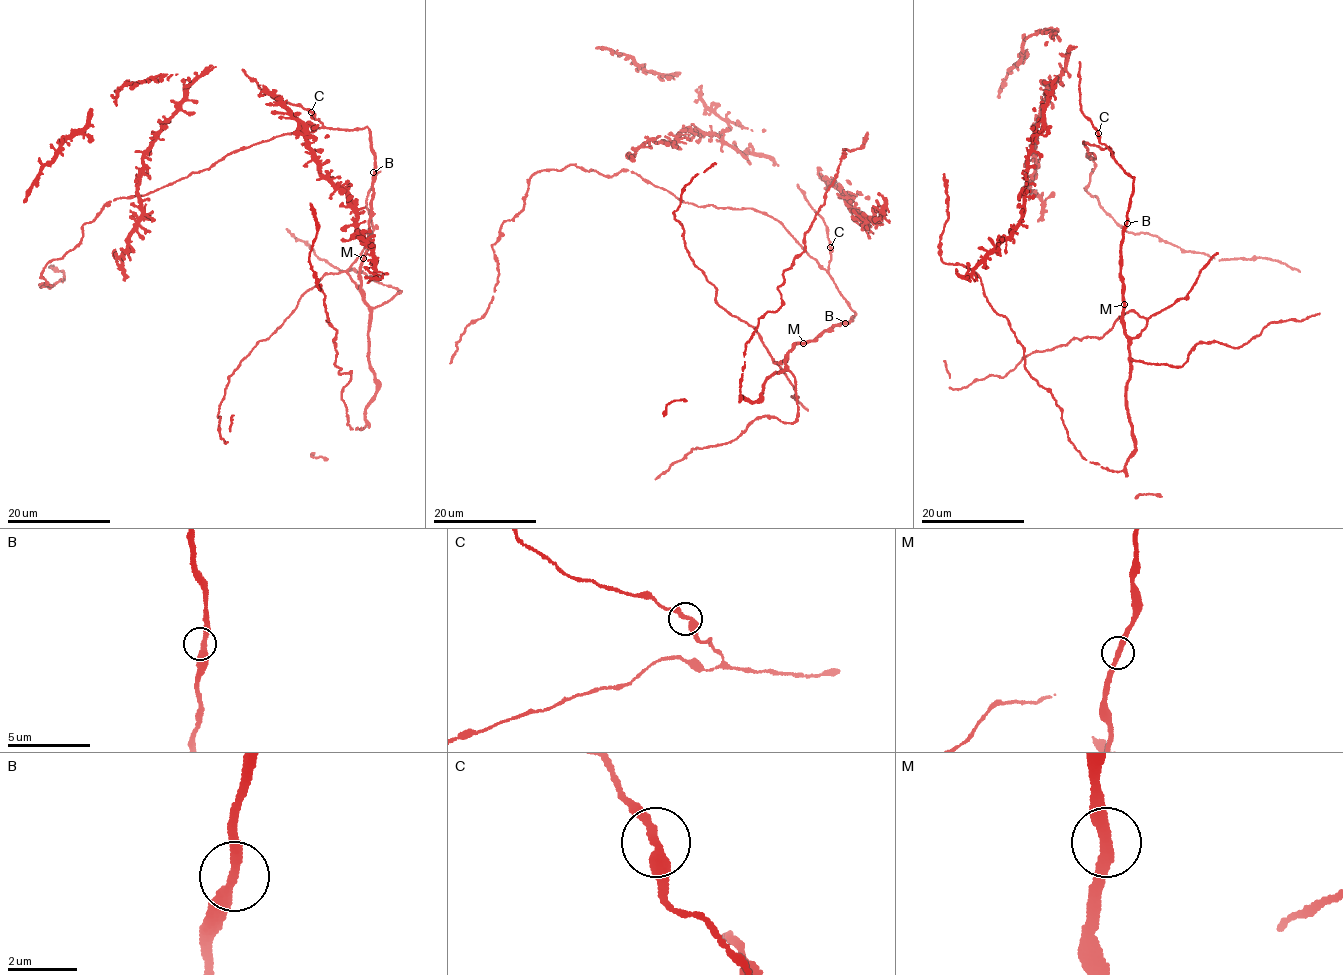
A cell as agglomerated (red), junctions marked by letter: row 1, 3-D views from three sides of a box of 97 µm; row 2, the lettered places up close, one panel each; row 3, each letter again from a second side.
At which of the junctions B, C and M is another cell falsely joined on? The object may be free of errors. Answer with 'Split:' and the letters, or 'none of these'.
Split: none of these

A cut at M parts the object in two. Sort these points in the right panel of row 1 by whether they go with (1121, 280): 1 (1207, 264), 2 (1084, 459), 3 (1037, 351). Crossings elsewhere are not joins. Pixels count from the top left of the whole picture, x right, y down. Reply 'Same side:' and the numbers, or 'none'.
Same side: 2

